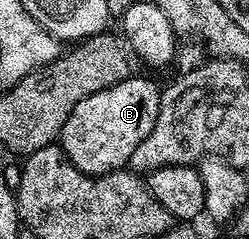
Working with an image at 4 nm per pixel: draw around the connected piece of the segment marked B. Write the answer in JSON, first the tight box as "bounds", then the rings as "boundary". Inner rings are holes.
{"bounds":[61,77,160,175],"boundary":[[[132,77],[85,97],[85,101],[77,101],[61,136],[61,146],[69,161],[86,175],[124,170],[131,162],[133,149],[149,137],[149,129],[153,129],[153,121],[157,121],[160,94],[160,84],[151,79]]]}

